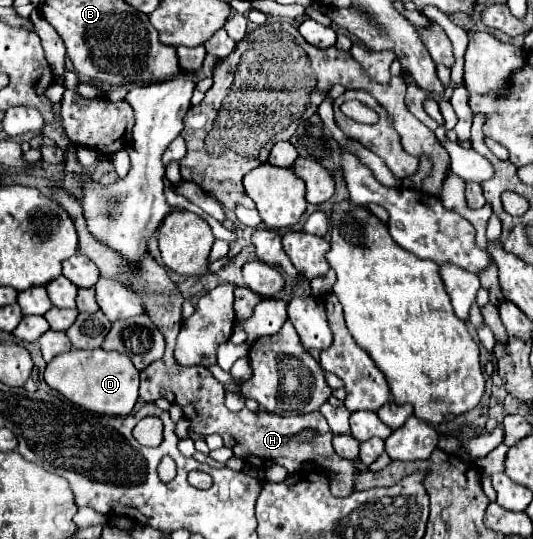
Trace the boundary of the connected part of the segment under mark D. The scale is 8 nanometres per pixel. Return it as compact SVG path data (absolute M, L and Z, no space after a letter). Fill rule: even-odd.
M71 349L53 357L45 369L45 381L51 389L65 395L71 403L99 413L125 417L137 403L139 371L133 367L127 355L105 349Z

